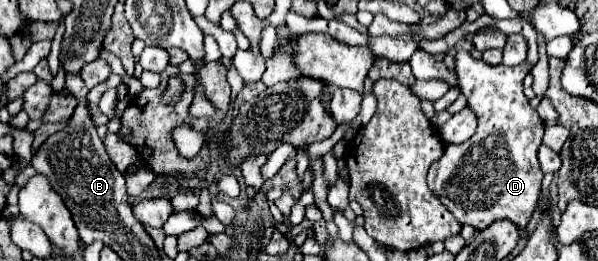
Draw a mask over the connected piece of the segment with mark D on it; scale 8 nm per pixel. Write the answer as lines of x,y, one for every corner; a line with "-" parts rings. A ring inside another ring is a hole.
457,51
457,85
461,93
467,97
467,103
475,111
479,119
477,133
461,143
461,145
447,145
447,153
443,153
441,159
437,159
427,173
427,185
429,189
441,199
441,203
455,215
455,219
465,225
473,225
475,229
483,229
495,219
511,219
521,229
521,237
527,235
525,225
531,219
531,213
537,205
539,193
541,193
541,179
543,173
537,163
537,149
541,145
543,137
543,121
539,119
537,111
529,107
529,99
523,95
523,79
531,71
527,63
521,63
517,67
507,65
487,65
483,61
475,61
469,53

